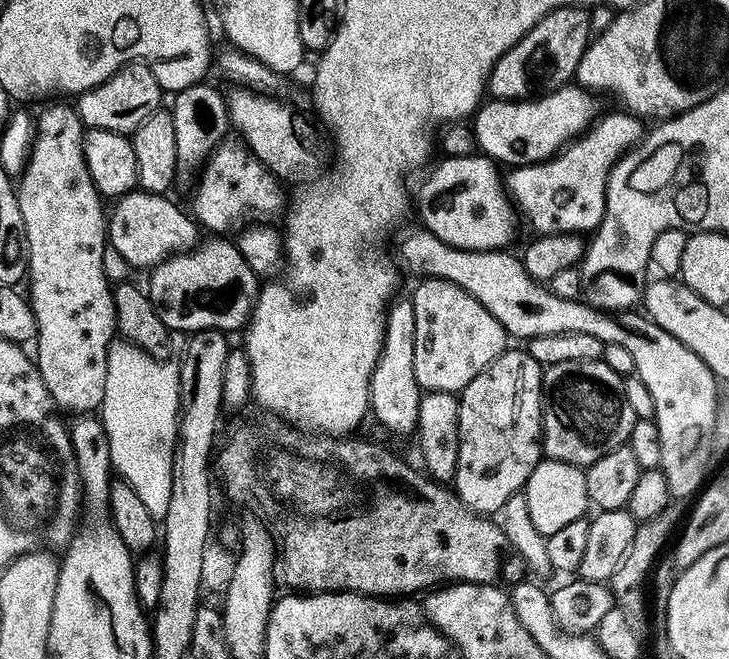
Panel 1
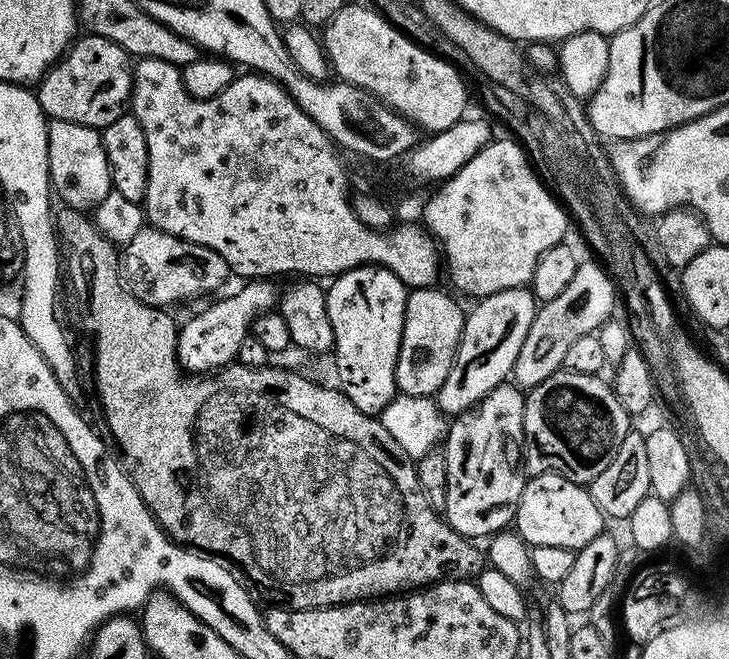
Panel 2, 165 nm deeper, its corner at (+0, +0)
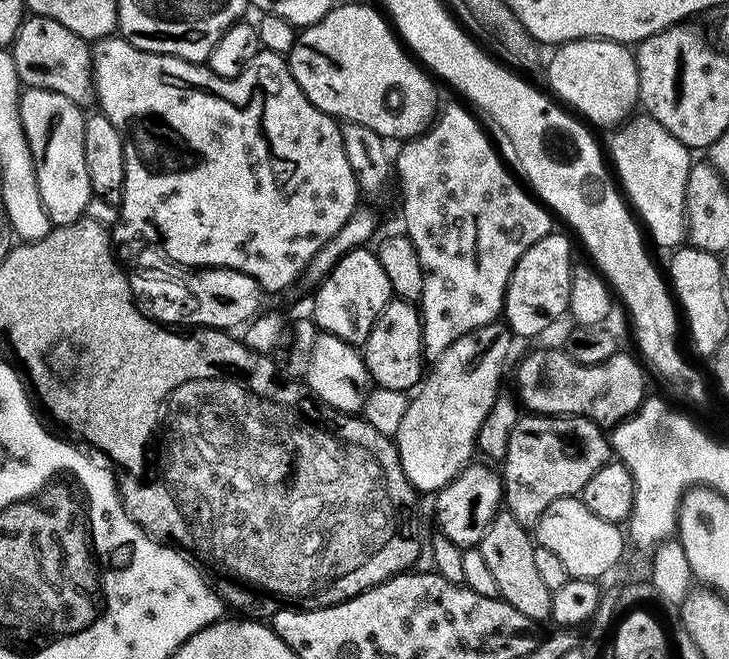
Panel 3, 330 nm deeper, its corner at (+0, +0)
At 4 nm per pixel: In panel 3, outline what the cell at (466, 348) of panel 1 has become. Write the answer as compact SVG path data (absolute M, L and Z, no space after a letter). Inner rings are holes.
M394 298L386 307L372 329L366 346L368 370L372 379L381 388L407 393L415 389L425 379L424 368L424 326L419 307L411 300Z

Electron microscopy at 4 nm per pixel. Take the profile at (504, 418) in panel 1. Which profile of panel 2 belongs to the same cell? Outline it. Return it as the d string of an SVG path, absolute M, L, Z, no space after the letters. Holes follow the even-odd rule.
M505 382L497 386L475 407L457 415L447 425L446 435L442 440L446 462L446 490L442 516L459 536L491 538L497 532L505 531L515 521L516 507L526 483L526 472L522 467L525 397L525 393L515 383Z

